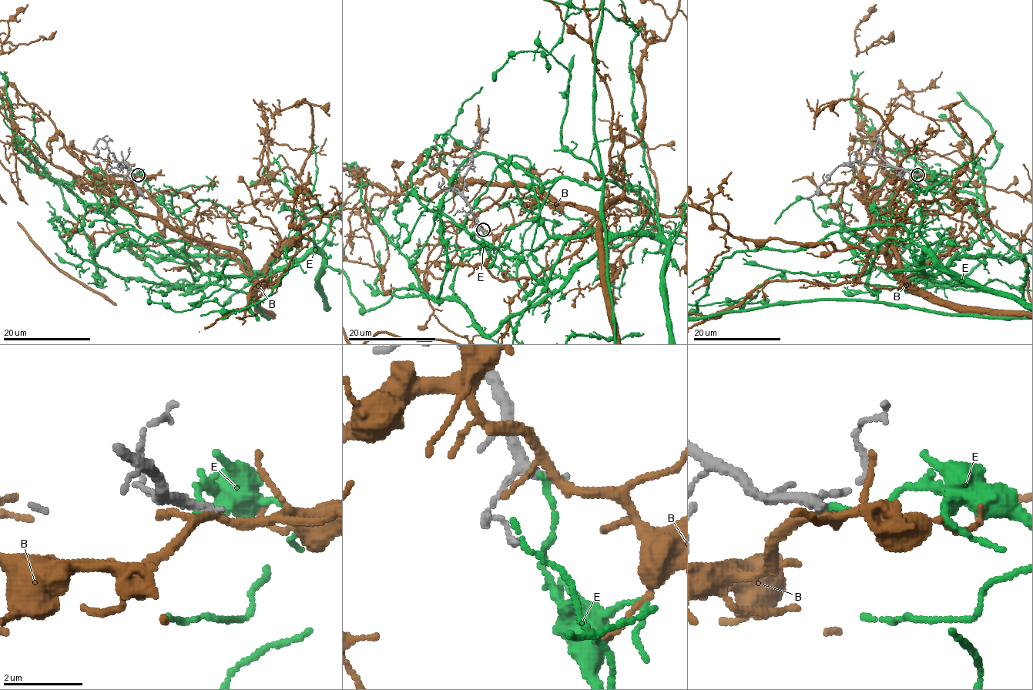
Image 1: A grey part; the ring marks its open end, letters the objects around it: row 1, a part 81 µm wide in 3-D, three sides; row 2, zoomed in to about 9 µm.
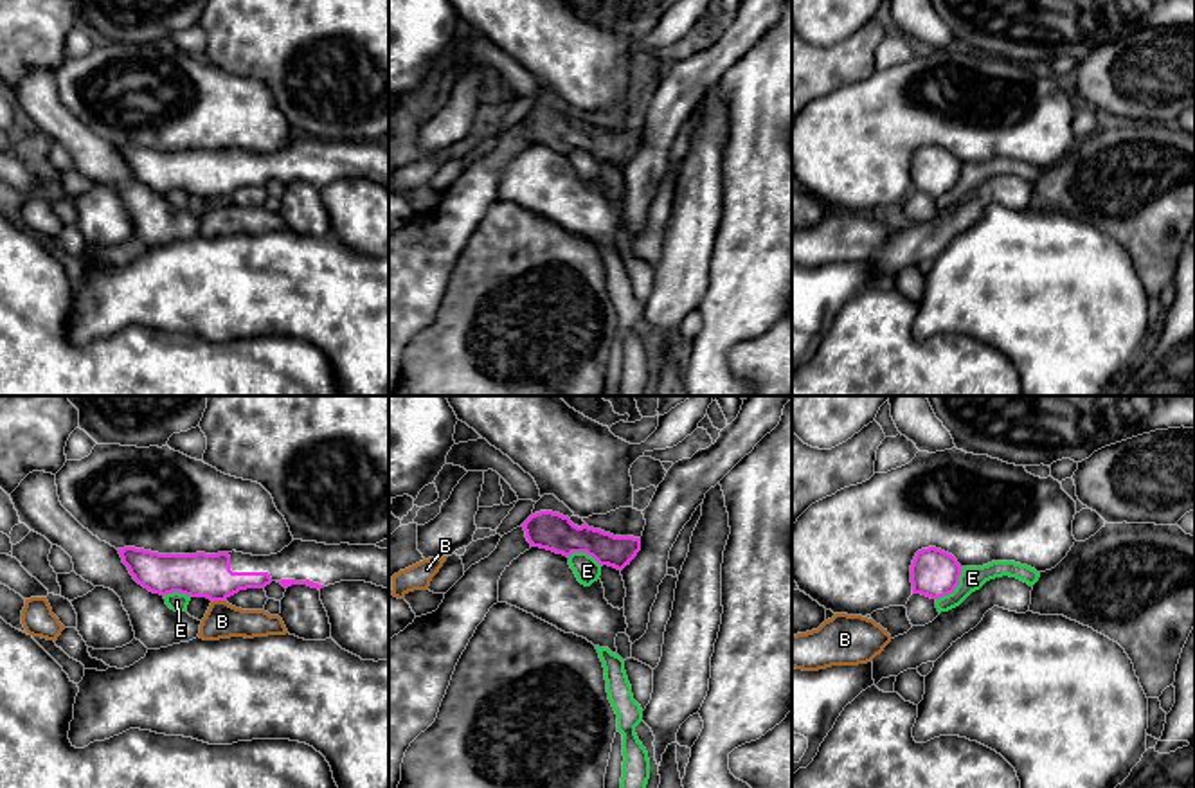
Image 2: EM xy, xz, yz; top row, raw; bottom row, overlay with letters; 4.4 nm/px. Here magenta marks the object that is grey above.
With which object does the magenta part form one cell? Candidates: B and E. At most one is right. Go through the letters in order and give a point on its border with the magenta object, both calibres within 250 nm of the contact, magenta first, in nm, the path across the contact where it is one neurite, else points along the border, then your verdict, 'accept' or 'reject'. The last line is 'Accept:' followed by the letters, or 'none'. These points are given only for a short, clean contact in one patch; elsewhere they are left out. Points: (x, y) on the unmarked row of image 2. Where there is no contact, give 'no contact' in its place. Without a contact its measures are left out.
B: meets magenta in xy at (218, 196); 200 nm thick on the magenta side, 160 nm on the other; border along xy (213, 196), (224, 198); reject
E: meets magenta in yz at (956, 182); 220 nm thick on the magenta side, 110 nm on the other; border along yz (963, 164), (958, 182), (936, 196); reject
Accept: none

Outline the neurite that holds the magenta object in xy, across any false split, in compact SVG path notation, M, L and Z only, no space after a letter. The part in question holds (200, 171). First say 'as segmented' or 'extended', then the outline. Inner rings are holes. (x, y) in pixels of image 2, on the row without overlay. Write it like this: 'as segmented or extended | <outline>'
extended | M293 137L281 149L270 153L252 153L236 148L218 151L158 151L135 144L117 148L133 176L160 193L180 189L191 194L225 198L239 187L265 185L272 178L281 180L284 185L301 180L320 187L340 178L365 178L389 185L389 146L376 142L326 142Z

